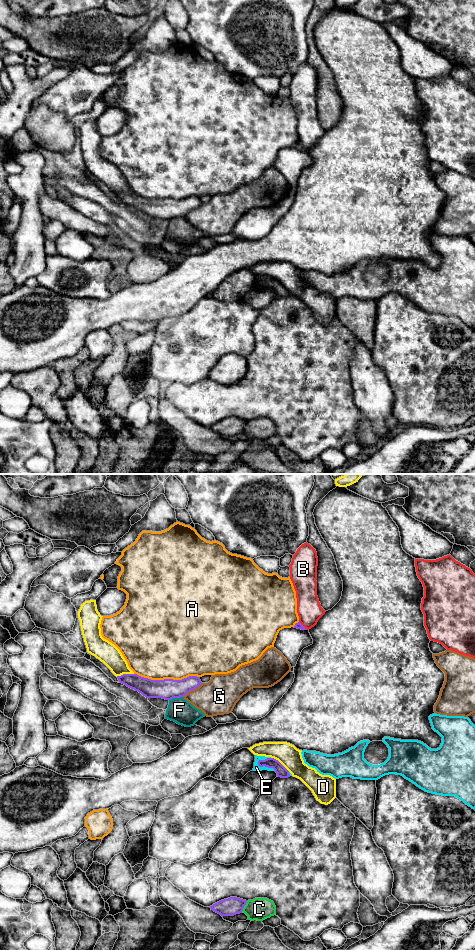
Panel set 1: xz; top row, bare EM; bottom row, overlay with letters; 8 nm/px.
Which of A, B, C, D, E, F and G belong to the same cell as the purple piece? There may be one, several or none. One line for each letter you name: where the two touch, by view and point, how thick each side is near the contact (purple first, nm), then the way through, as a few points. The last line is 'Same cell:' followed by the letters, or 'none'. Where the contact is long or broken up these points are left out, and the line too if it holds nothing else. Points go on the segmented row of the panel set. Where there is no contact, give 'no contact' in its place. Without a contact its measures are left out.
Same cell: none

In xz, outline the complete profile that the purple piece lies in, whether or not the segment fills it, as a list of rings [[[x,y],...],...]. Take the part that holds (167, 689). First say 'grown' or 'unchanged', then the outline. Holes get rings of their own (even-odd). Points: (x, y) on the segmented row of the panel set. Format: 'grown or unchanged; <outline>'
unchanged; [[[137,674],[117,676],[120,683],[138,691],[146,698],[162,698],[171,700],[184,697],[188,692],[198,688],[202,682],[200,677],[189,676],[182,680],[151,680]]]

